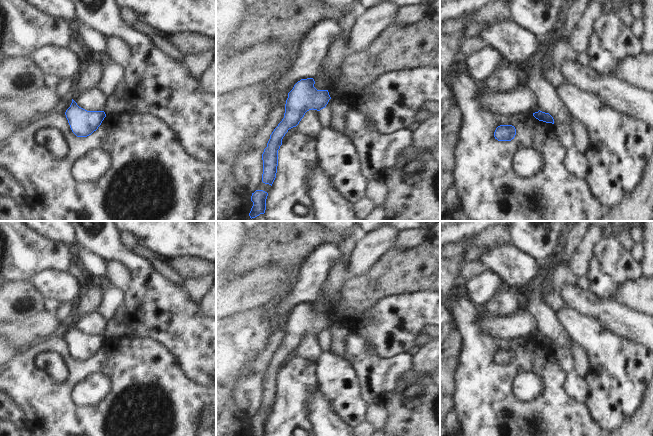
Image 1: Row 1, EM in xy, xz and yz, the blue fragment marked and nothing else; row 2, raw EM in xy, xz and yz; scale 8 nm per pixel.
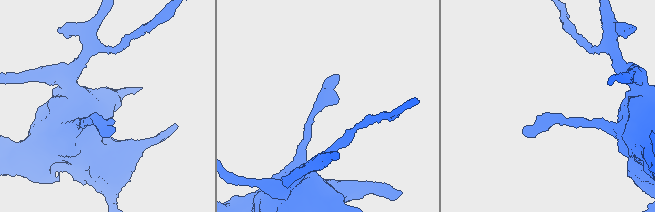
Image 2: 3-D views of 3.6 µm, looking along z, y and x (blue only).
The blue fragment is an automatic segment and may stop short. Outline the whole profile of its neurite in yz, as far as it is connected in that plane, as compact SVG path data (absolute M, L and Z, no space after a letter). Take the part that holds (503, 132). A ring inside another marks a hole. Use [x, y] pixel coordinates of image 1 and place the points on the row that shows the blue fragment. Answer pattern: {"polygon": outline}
{"polygon": "M500 125L494 132L494 137L498 141L511 141L516 135L516 129L512 125Z"}

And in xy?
{"polygon": "M73 99L65 115L72 132L77 137L87 137L91 135L98 129L106 117L104 111L87 111L79 107Z"}

